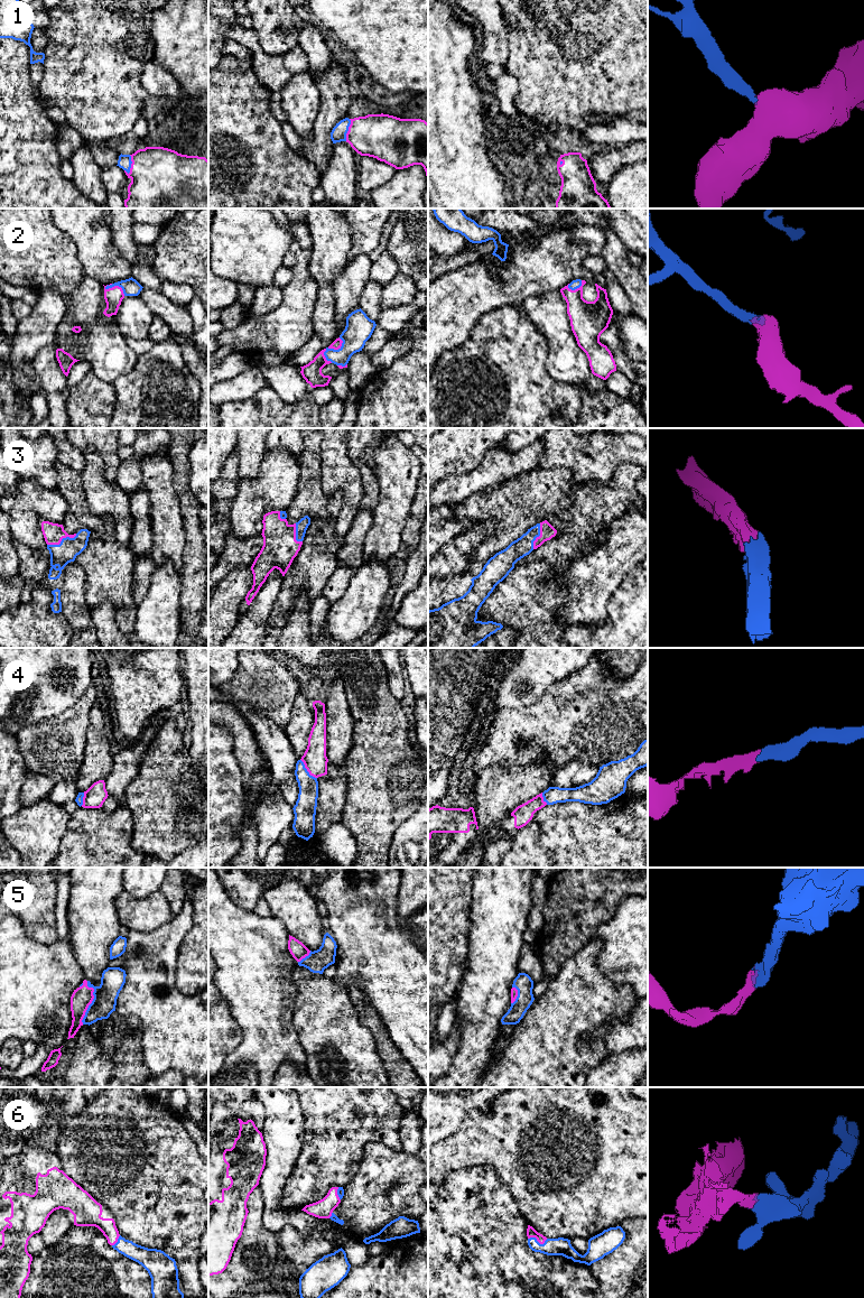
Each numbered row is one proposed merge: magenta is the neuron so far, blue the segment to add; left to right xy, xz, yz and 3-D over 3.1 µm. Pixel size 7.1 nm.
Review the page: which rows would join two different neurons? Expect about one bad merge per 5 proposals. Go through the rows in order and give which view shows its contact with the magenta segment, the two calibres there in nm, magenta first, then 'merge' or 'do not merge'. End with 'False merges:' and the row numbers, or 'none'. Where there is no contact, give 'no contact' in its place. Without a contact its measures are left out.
1: xy | 440/100 nm | merge
2: xz | 70/200 nm | merge
3: xy | 140/160 nm | merge
4: xz | 170/150 nm | merge
5: xy | 150/170 nm | merge
6: yz | 70/130 nm | merge
False merges: none

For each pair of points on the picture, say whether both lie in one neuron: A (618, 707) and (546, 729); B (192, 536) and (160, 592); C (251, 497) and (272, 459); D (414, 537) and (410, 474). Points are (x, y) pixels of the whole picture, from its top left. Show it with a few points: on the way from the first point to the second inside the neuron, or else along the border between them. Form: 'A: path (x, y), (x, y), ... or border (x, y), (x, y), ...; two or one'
A: path (600, 716), (576, 717), (564, 724); one
B: border (177, 572), (180, 597); two
C: path (260, 488), (272, 475), (272, 467); one
D: border (416, 490), (410, 513), (401, 531); two

